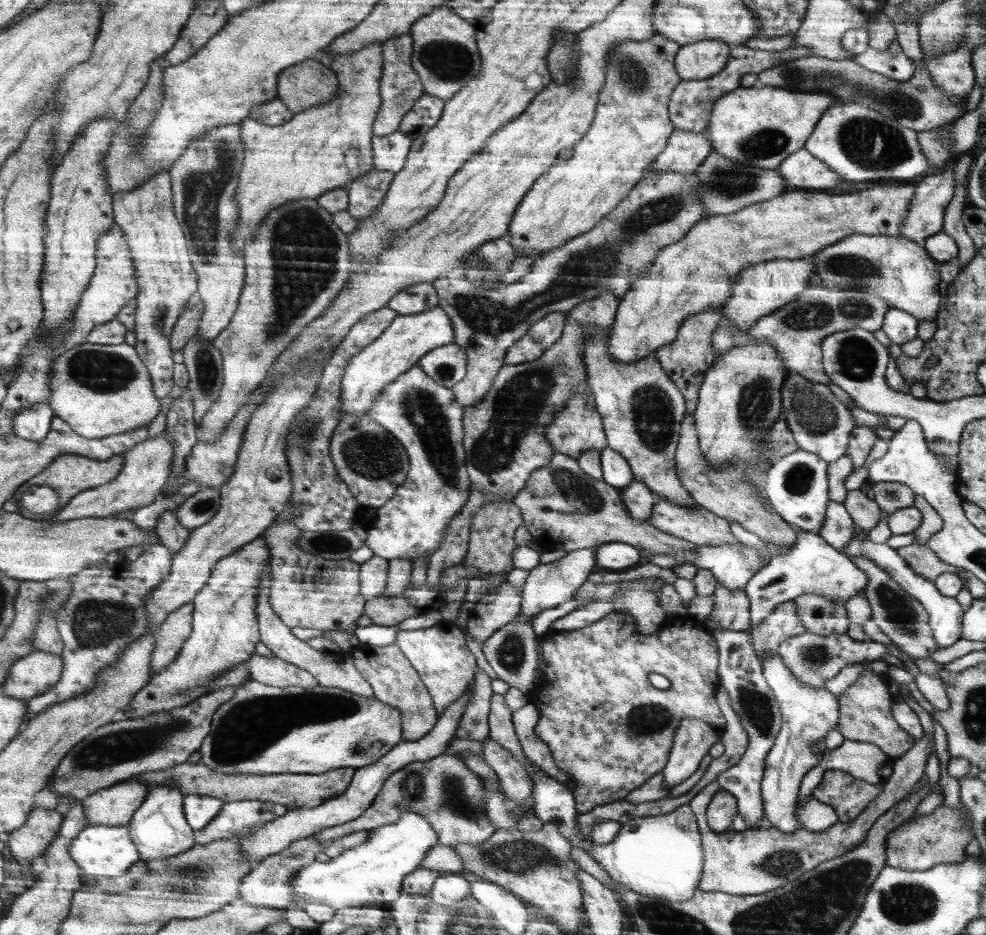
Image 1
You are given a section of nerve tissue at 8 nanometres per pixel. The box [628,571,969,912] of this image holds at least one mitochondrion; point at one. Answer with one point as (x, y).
(902, 616)

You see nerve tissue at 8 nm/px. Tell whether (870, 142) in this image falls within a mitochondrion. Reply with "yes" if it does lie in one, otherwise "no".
yes

